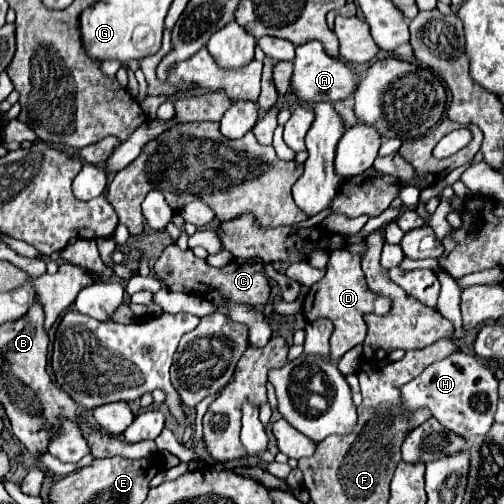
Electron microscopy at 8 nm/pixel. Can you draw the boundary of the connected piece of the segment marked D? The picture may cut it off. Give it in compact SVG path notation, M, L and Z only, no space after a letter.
M335 250L329 256L329 266L323 276L323 280L317 284L313 306L307 314L309 320L327 318L333 322L333 334L331 334L331 356L339 360L347 350L361 344L365 340L367 324L363 320L365 314L387 314L391 310L391 300L385 296L379 296L369 290L363 270L361 270L361 256L349 250Z

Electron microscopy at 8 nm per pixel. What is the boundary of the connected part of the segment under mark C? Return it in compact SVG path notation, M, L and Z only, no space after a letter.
M171 244L163 250L159 260L153 266L155 276L167 284L173 292L185 294L199 294L199 298L223 306L223 298L237 302L237 304L257 304L265 306L271 296L271 286L263 270L263 260L233 260L223 268L213 268L205 260L197 258L191 250L181 250L177 244Z

